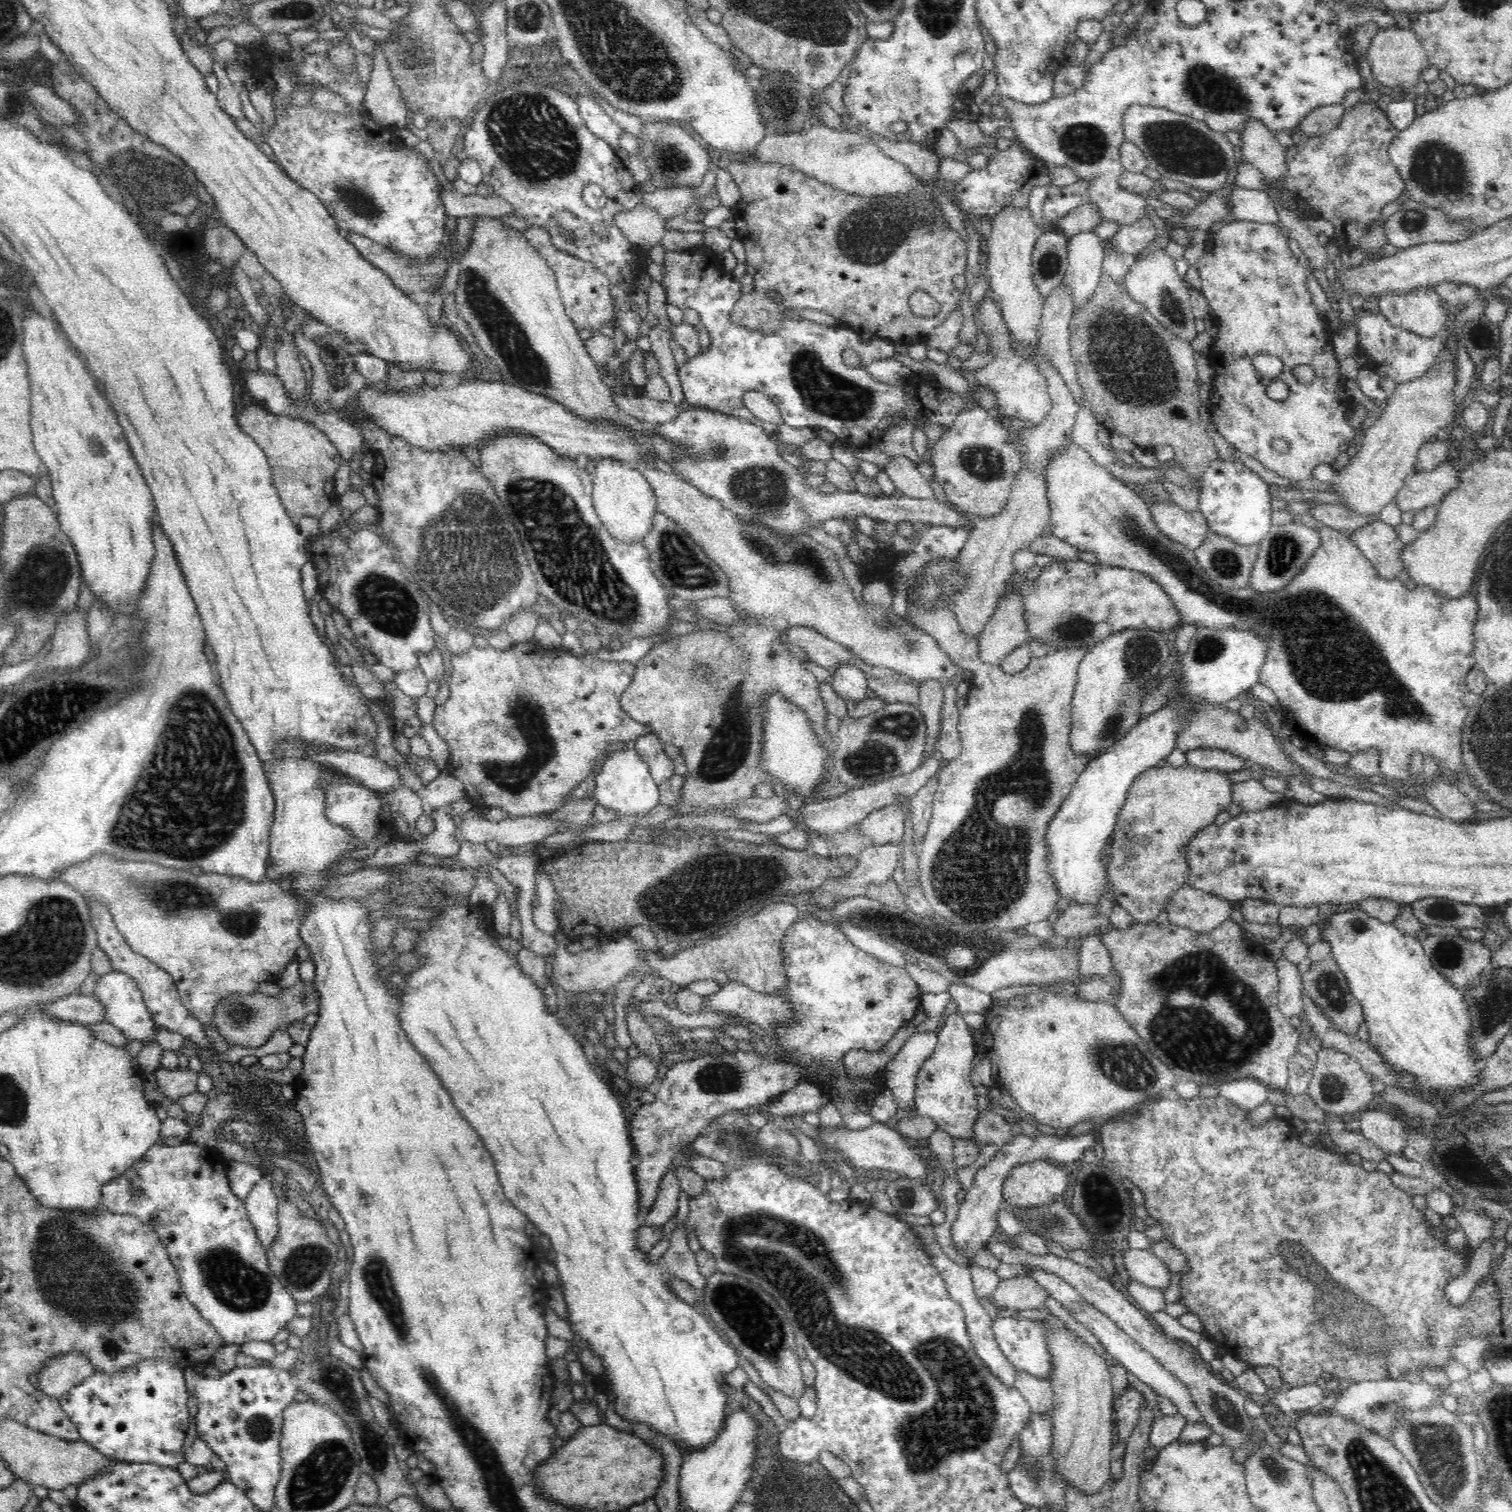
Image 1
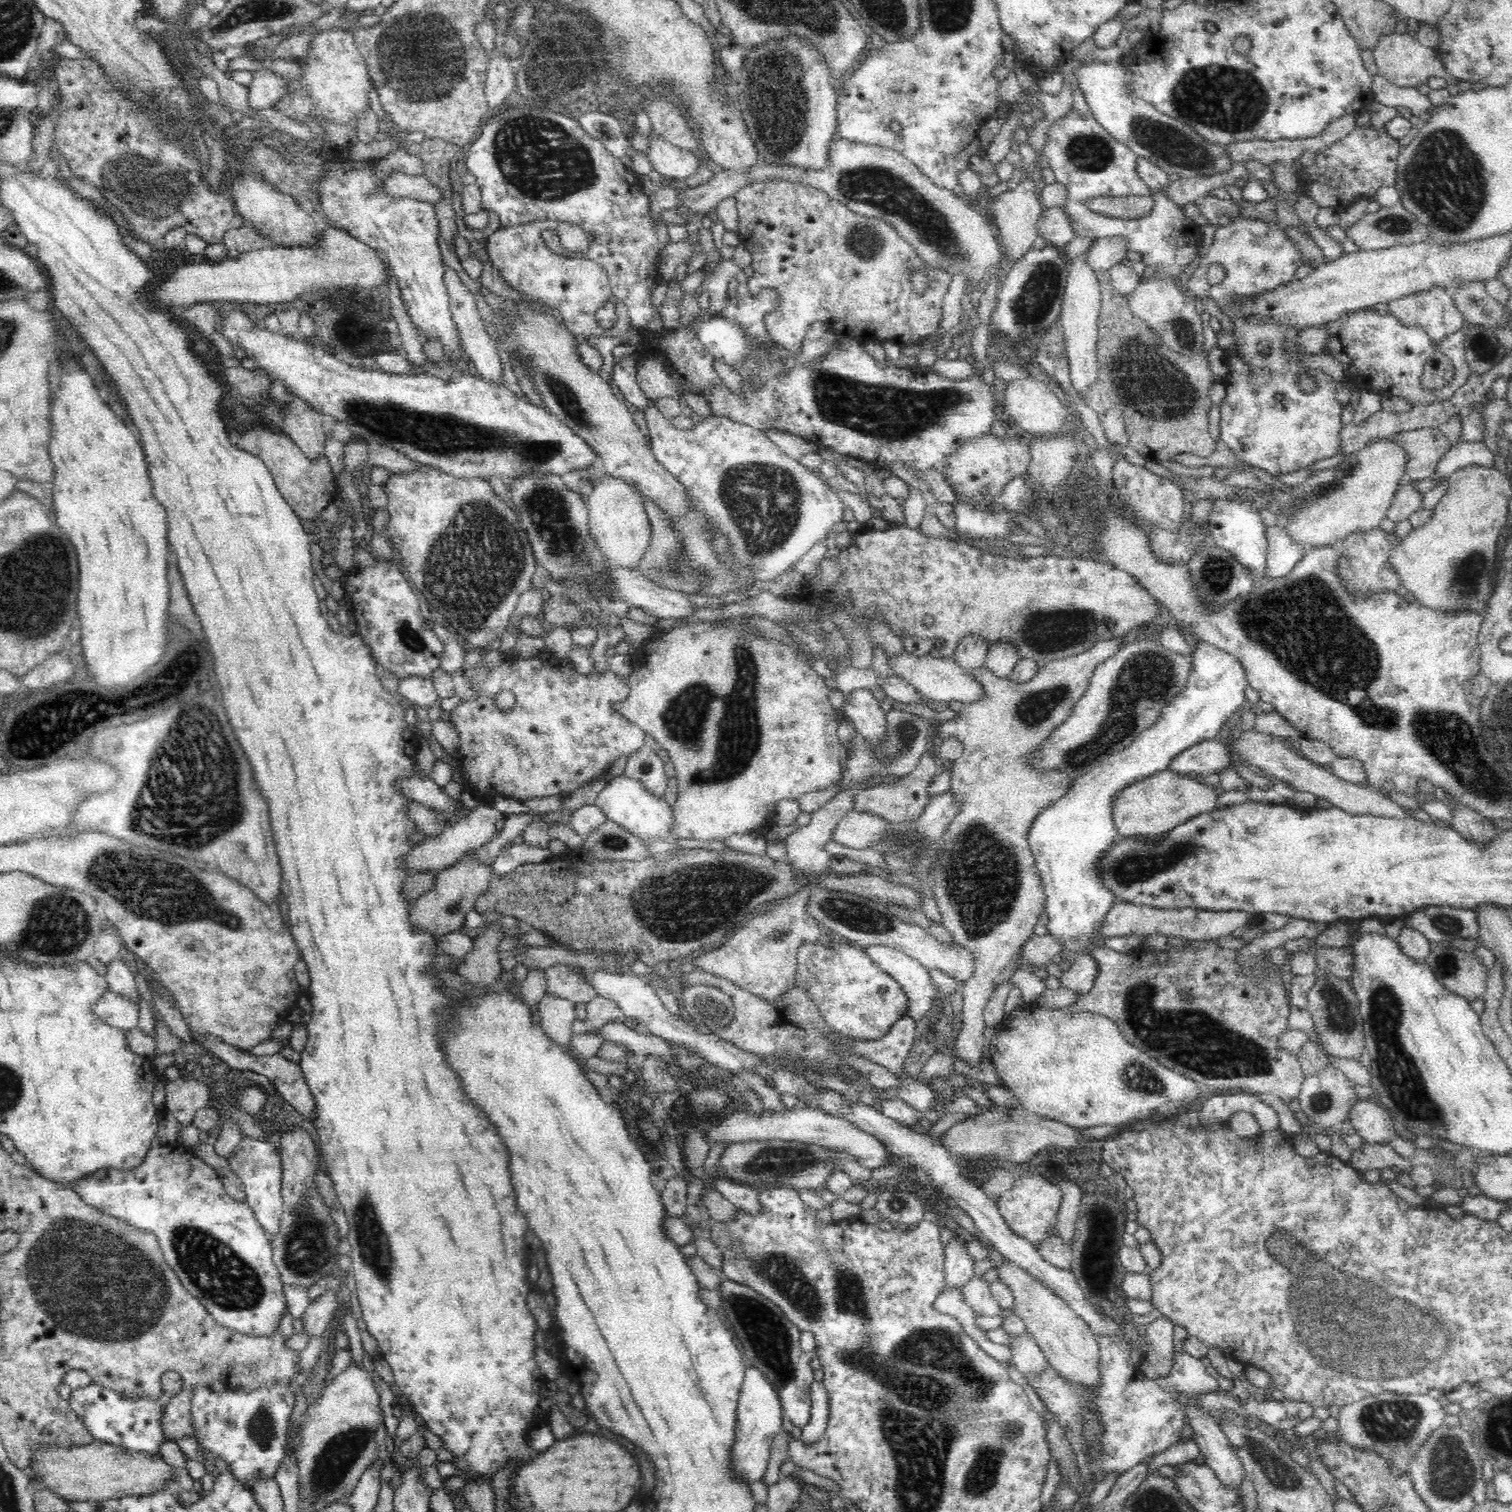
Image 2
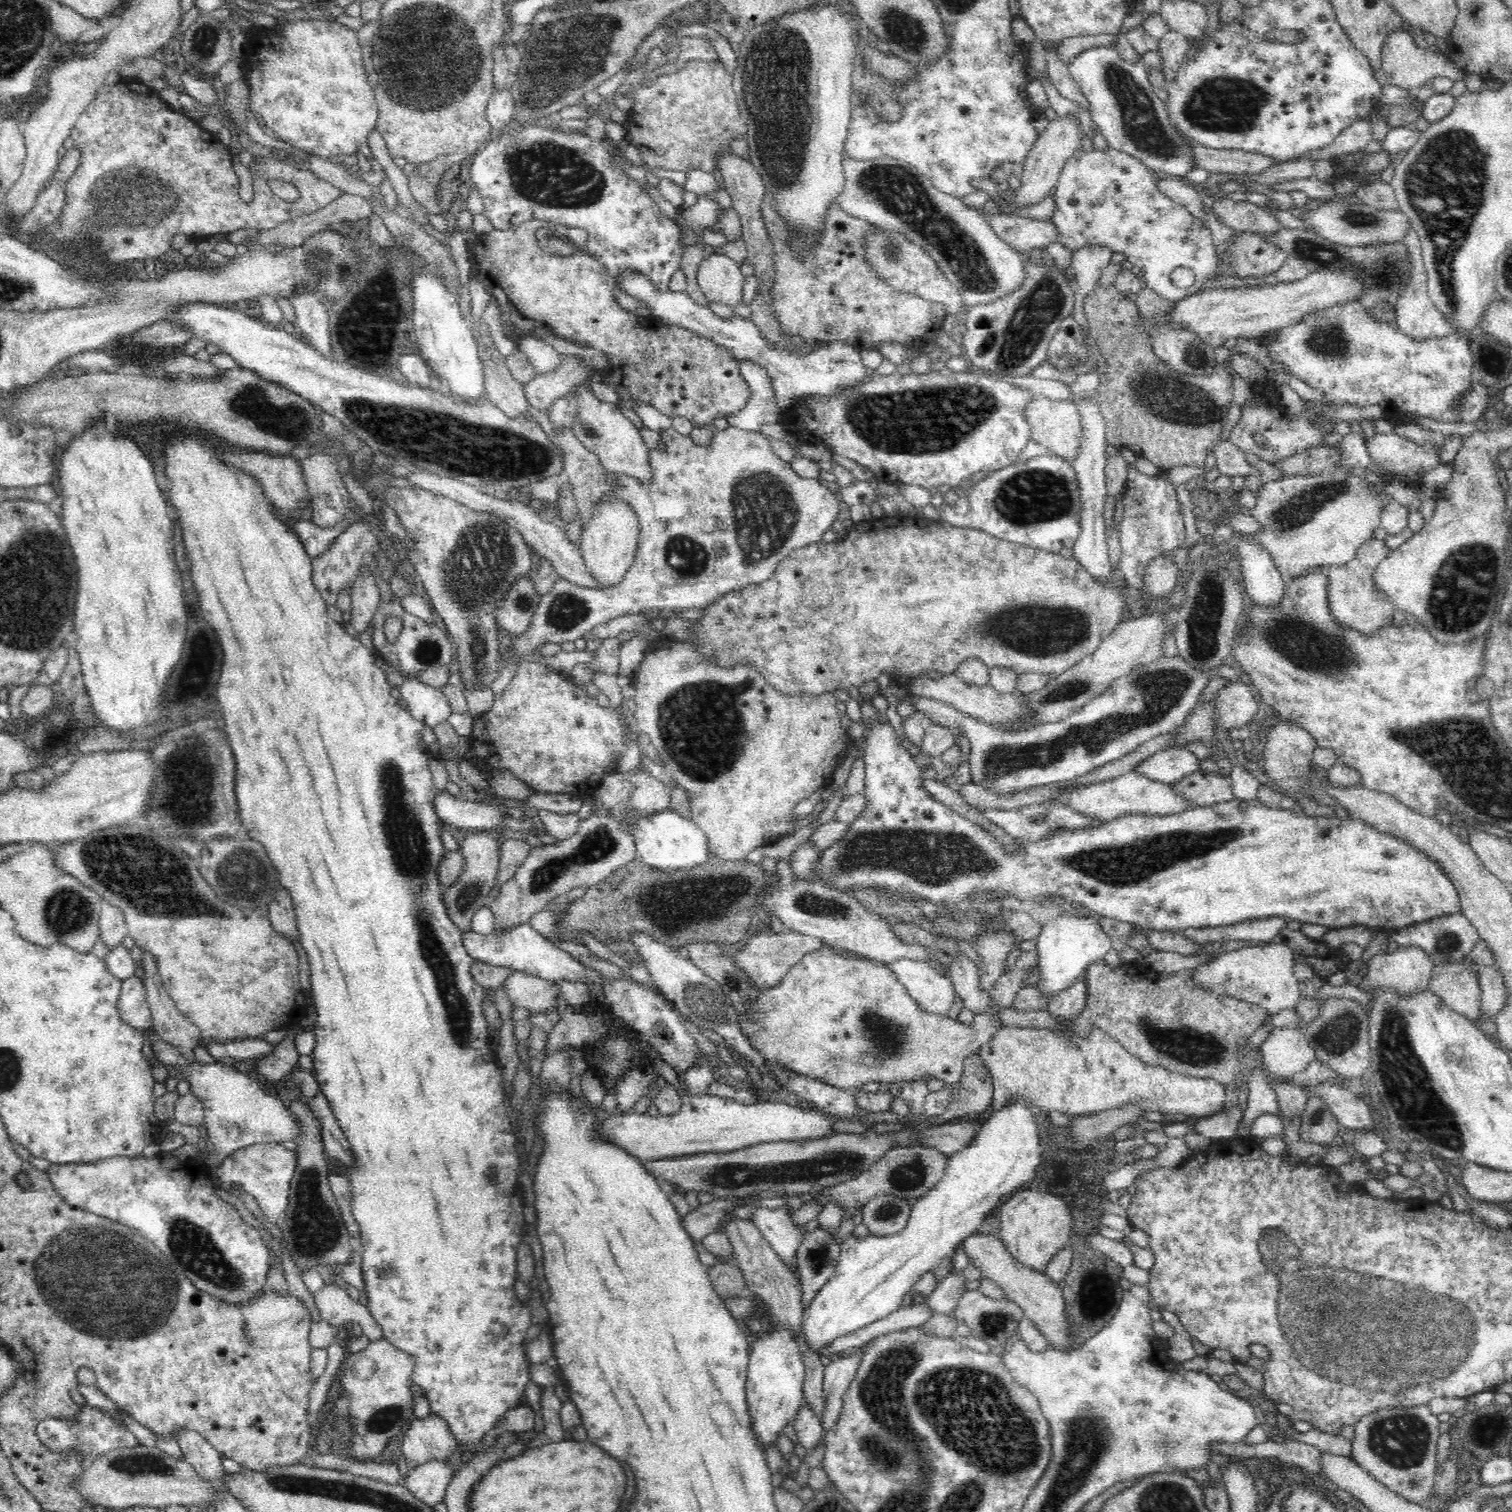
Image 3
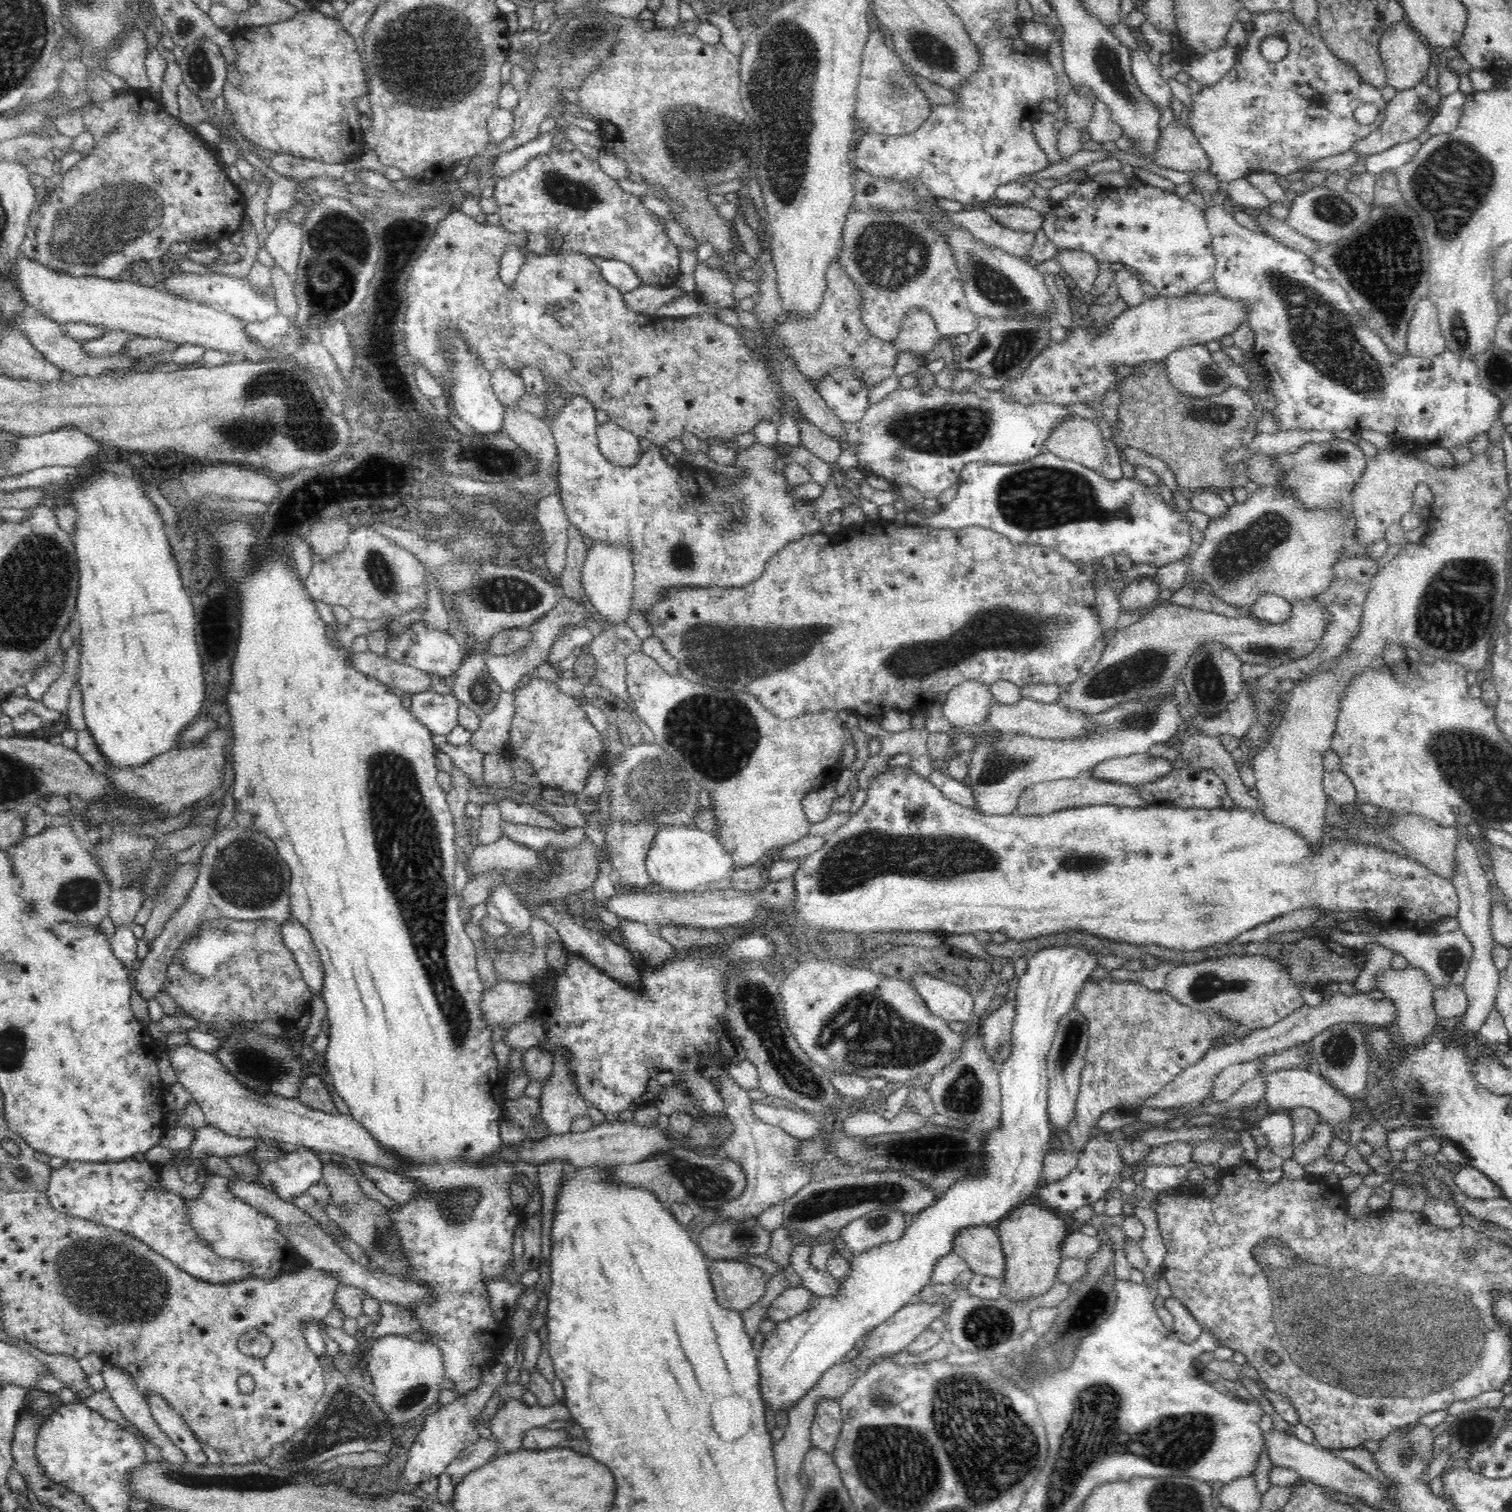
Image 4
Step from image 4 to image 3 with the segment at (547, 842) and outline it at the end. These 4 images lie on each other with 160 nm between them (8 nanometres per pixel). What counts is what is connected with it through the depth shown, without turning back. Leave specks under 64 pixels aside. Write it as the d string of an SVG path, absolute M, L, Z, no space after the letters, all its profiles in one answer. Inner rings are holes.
M449 792L436 794L434 800L438 817L446 825L461 831L468 828L480 830L496 830L502 824L502 815L499 814L500 806L494 803L474 803L464 796L452 796Z

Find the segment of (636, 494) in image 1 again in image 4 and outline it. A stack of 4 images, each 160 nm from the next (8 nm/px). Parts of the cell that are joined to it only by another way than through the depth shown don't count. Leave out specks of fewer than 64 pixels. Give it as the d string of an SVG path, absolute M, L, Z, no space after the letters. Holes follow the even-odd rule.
M595 542L593 547L588 549L581 583L588 600L606 622L616 625L631 623L635 594L632 558L628 543L622 547L614 547L614 544Z

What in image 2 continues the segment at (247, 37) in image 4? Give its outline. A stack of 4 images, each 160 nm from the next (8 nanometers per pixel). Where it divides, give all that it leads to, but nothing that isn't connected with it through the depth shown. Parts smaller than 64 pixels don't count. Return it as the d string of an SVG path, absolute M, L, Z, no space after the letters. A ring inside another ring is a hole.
M332 28L330 30L321 30L310 43L310 52L302 58L296 60L302 67L302 80L288 80L288 91L290 94L278 102L274 102L274 107L284 113L286 117L290 117L296 123L306 124L310 117L316 121L332 121L341 125L353 125L360 120L364 120L366 116L366 108L370 107L370 91L373 84L369 69L361 51L358 50L357 43L350 30L343 28Z

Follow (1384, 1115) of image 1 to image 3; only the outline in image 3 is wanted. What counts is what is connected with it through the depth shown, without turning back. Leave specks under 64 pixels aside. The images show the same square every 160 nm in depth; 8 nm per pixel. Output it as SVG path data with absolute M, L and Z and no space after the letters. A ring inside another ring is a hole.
M1326 1082L1316 1086L1306 1086L1304 1091L1308 1098L1313 1095L1322 1097L1322 1101L1328 1105L1342 1130L1361 1129L1367 1132L1372 1126L1376 1126L1369 1103L1341 1086Z

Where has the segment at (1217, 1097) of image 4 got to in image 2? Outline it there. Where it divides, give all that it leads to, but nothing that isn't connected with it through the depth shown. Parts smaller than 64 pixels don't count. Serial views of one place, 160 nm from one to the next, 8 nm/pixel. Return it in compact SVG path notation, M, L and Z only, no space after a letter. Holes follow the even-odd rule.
M1034 1003L1024 1004L1021 1008L1022 1013L1020 1015L1006 1016L1002 1023L997 1026L999 1033L998 1043L996 1052L990 1061L994 1068L996 1068L997 1077L1001 1082L1000 1086L1014 1094L1020 1106L1026 1108L1028 1111L1032 1111L1034 1114L1040 1115L1042 1118L1068 1124L1077 1129L1092 1128L1092 1126L1104 1126L1104 1124L1110 1124L1110 1126L1116 1127L1122 1124L1129 1124L1132 1121L1144 1120L1144 1118L1148 1118L1153 1112L1156 1112L1158 1108L1181 1112L1183 1106L1188 1106L1189 1104L1194 1104L1196 1101L1205 1099L1208 1094L1208 1092L1194 1080L1176 1073L1175 1070L1166 1068L1157 1060L1148 1057L1148 1054L1142 1052L1142 1050L1134 1047L1134 1045L1130 1045L1130 1043L1122 1037L1122 1033L1120 1033L1117 1024L1106 1018L1106 1016L1094 1013L1068 1015L1068 1013L1064 1013L1062 1009L1042 1008Z

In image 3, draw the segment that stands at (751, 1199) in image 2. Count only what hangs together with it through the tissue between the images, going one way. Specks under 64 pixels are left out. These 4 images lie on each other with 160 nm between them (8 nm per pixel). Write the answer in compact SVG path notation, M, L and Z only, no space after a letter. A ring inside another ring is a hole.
M760 1207L752 1214L750 1220L760 1229L762 1236L772 1245L789 1270L794 1270L798 1265L796 1254L802 1244L802 1231L792 1223L788 1211Z

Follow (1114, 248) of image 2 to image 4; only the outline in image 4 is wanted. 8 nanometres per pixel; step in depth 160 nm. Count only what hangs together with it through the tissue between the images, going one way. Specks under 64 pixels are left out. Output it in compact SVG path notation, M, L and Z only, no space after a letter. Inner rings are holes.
M1064 249L1055 254L1055 259L1060 263L1062 274L1076 281L1083 296L1094 286L1099 267L1098 261L1091 254Z

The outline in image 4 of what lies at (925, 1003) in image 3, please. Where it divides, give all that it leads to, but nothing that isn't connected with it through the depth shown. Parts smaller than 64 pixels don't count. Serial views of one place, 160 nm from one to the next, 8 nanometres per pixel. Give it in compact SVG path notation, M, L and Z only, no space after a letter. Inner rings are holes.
M914 974L911 984L916 987L932 1015L939 1016L948 1024L972 1024L974 997L962 990L961 986L940 980L931 974Z

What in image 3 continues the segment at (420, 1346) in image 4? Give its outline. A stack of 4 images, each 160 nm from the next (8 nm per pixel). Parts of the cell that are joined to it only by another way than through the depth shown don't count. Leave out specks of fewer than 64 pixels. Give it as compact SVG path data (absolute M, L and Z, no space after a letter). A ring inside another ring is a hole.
M382 1337L357 1353L347 1355L340 1374L344 1398L348 1398L348 1422L352 1427L351 1460L368 1462L378 1456L387 1440L400 1433L414 1416L414 1392L410 1390L414 1355L404 1352Z

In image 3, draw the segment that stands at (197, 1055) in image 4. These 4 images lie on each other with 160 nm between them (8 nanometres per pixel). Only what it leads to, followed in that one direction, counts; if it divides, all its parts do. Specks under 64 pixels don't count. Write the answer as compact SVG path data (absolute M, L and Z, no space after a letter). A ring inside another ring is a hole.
M149 1032L149 1037L158 1061L164 1063L180 1078L186 1079L190 1083L190 1093L203 1102L203 1123L209 1134L208 1140L215 1150L208 1156L208 1168L219 1167L222 1161L240 1148L268 1142L294 1141L294 1138L300 1136L302 1129L298 1121L292 1117L290 1109L280 1098L262 1090L262 1086L254 1078L249 1078L246 1074L238 1072L235 1067L226 1066L217 1060L212 1064L200 1064L196 1060L189 1062L178 1048L160 1039L154 1032Z

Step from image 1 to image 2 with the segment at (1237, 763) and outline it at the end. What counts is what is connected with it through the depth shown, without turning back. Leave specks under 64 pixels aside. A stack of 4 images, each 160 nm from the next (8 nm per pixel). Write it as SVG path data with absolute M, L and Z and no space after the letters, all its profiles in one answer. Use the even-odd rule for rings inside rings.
M1204 740L1177 754L1169 769L1180 776L1196 777L1218 773L1230 767L1234 759L1223 740Z

